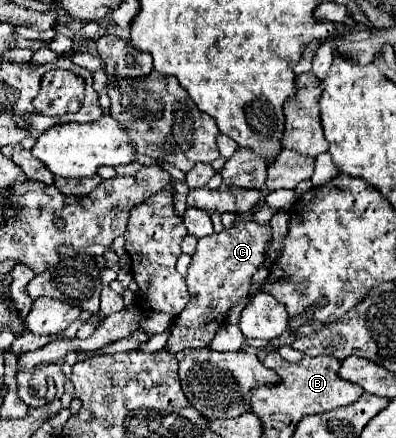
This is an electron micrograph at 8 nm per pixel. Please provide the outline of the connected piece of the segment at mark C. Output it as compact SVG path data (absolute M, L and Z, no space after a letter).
M241 222L229 230L223 230L221 234L211 234L199 240L185 278L191 300L179 314L167 342L171 354L177 354L185 348L209 346L217 328L225 322L229 308L249 294L251 276L265 262L265 250L271 236L273 232L269 224L263 226L257 222Z

